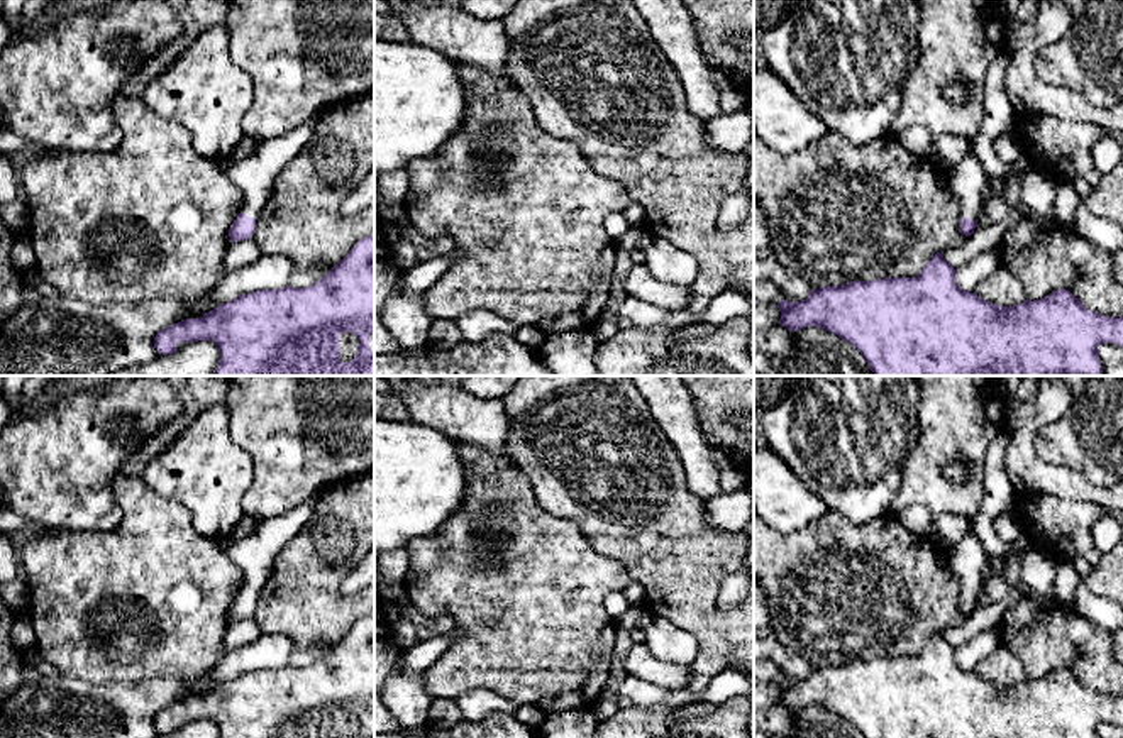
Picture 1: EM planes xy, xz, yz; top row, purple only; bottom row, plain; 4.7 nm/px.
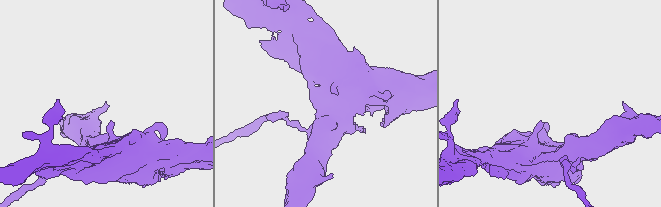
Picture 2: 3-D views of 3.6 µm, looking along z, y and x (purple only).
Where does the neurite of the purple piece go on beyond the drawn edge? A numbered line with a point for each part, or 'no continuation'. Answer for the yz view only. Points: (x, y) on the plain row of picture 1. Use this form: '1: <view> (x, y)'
1: yz (968, 557)

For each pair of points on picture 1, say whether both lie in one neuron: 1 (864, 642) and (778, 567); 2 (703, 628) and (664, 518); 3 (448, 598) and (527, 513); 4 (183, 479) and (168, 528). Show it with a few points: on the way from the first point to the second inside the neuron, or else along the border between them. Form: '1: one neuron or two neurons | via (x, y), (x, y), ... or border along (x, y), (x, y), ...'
1: one neuron | via (842, 620), (800, 579)
2: one neuron | via (690, 601), (681, 584), (681, 562), (668, 545)
3: one neuron | via (476, 574), (505, 572), (508, 550), (515, 542)
4: two neurons | border along (143, 481), (158, 495), (177, 501), (202, 534)

